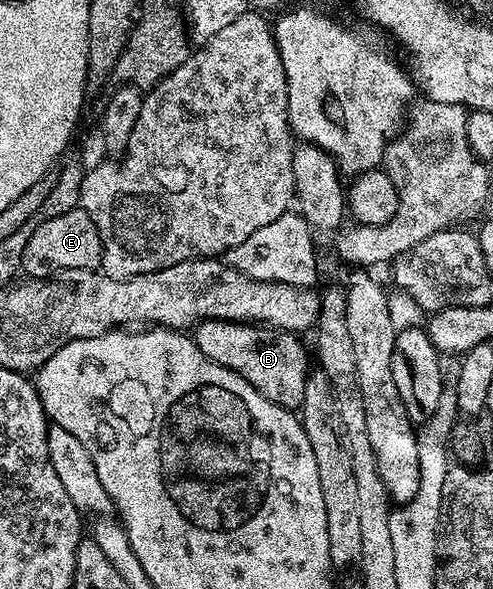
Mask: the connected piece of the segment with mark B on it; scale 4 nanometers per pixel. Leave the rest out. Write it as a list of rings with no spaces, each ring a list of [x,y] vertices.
[[[202,320],[194,325],[192,339],[200,354],[240,374],[240,378],[260,390],[264,398],[282,408],[301,409],[306,377],[312,371],[312,360],[306,357],[306,348],[295,333],[240,320]]]

